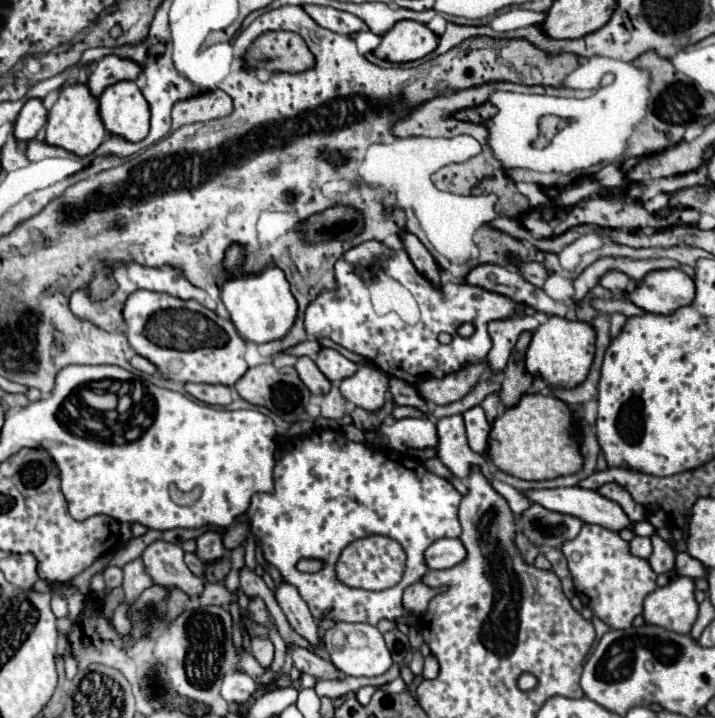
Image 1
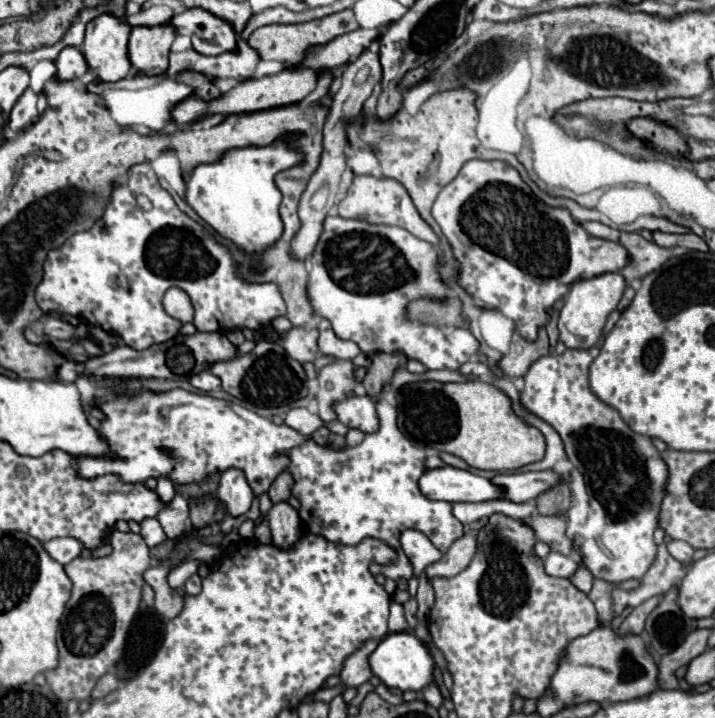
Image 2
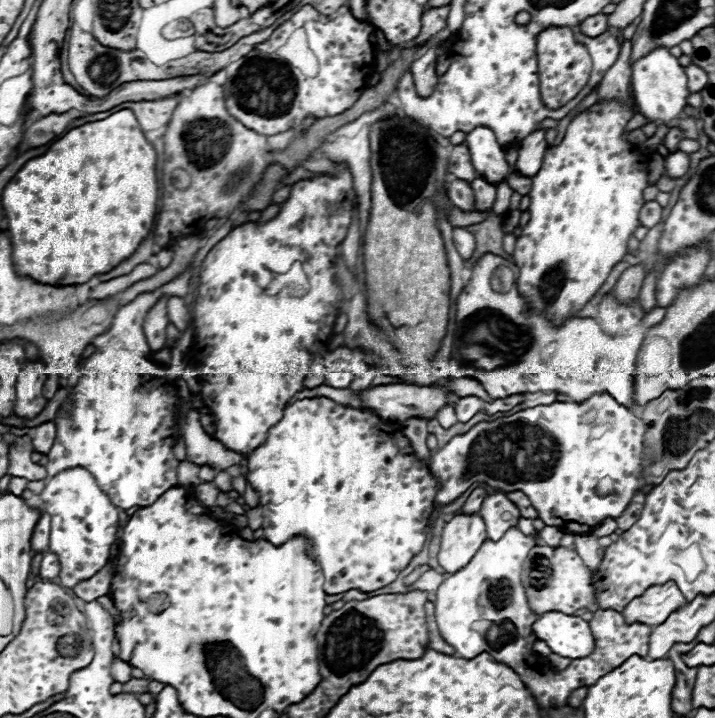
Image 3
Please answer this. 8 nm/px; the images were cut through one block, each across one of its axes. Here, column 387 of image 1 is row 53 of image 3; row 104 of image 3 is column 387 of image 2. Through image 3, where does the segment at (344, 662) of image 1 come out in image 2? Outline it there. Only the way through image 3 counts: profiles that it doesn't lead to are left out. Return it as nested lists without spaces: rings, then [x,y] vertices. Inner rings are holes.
[[[396,632],[396,634],[388,634],[380,640],[378,648],[370,654],[370,666],[372,666],[372,672],[388,688],[398,688],[402,692],[404,690],[420,692],[430,682],[434,682],[436,662],[428,650],[428,646],[424,646],[424,642],[420,638],[416,638],[412,632]]]

